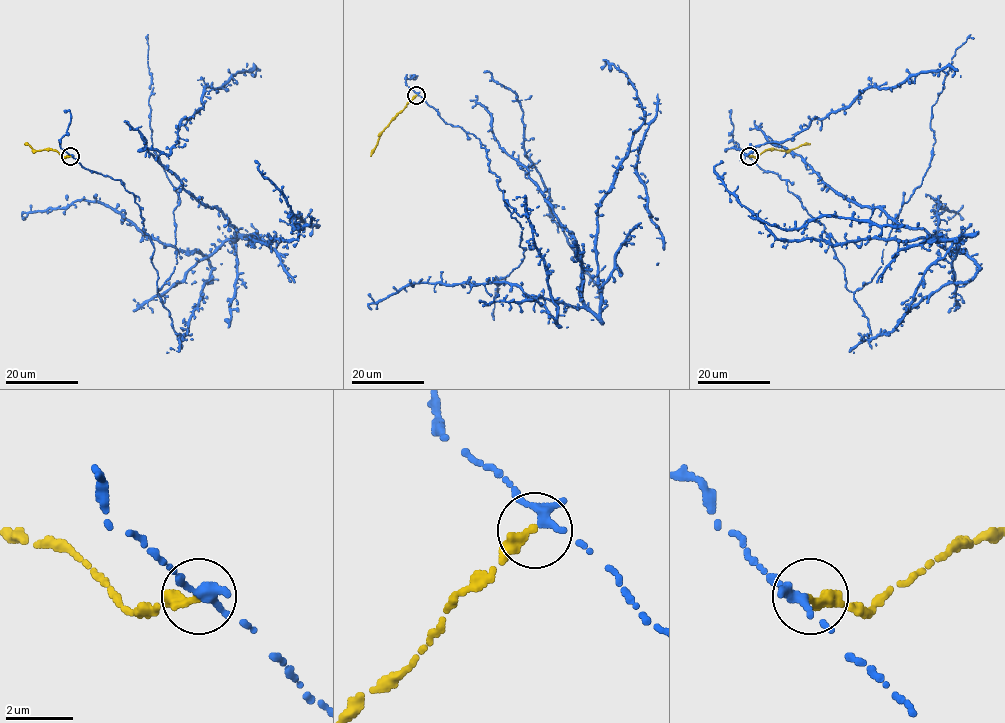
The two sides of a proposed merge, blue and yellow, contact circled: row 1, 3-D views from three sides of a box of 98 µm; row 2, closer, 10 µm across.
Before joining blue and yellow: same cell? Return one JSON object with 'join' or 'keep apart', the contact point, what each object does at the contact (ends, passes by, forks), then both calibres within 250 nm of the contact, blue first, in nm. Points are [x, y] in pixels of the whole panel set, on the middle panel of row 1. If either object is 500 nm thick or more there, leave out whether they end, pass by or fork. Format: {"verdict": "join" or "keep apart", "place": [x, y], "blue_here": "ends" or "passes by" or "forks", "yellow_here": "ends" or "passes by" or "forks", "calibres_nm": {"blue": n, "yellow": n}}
{"verdict": "keep apart", "place": [416, 95], "blue_here": "passes by", "yellow_here": "ends", "calibres_nm": {"blue": 280, "yellow": 280}}

